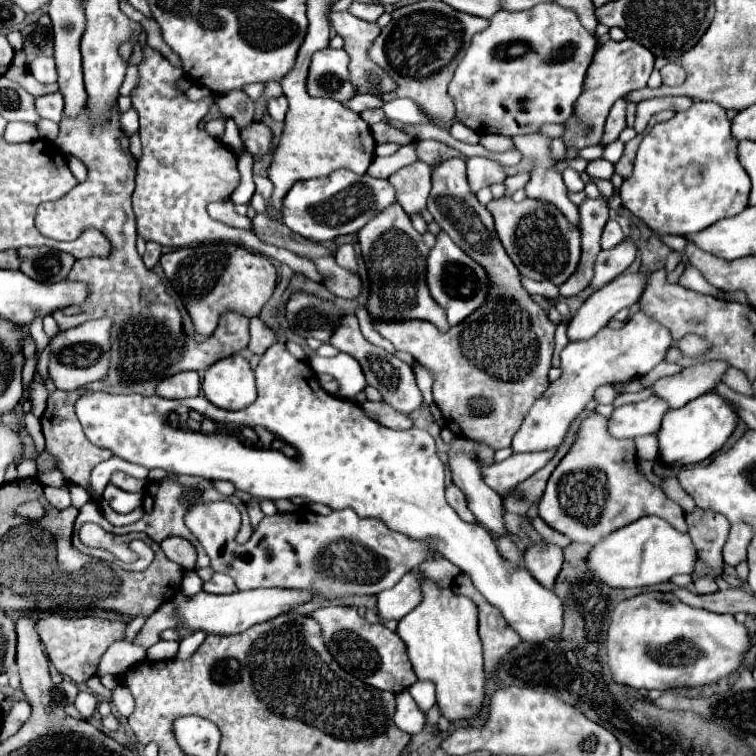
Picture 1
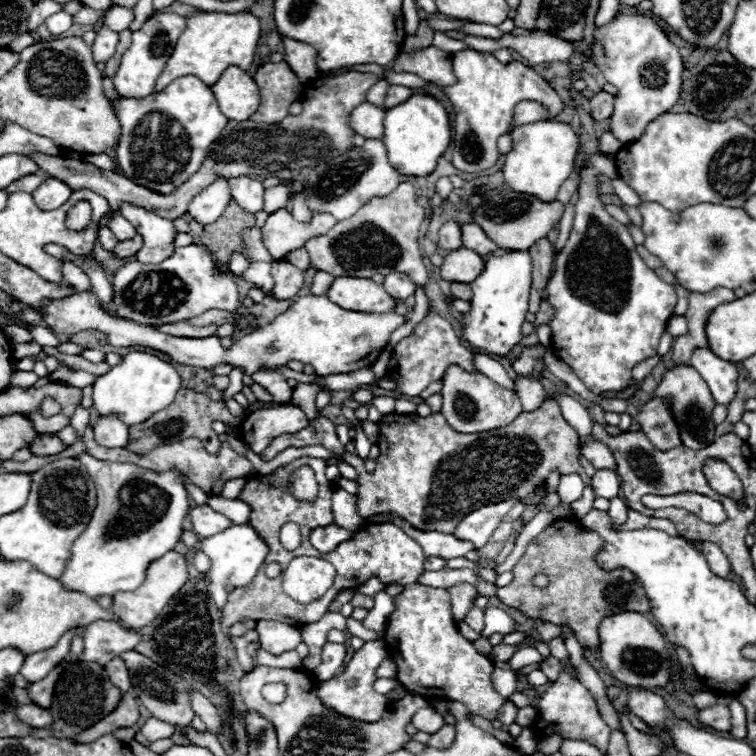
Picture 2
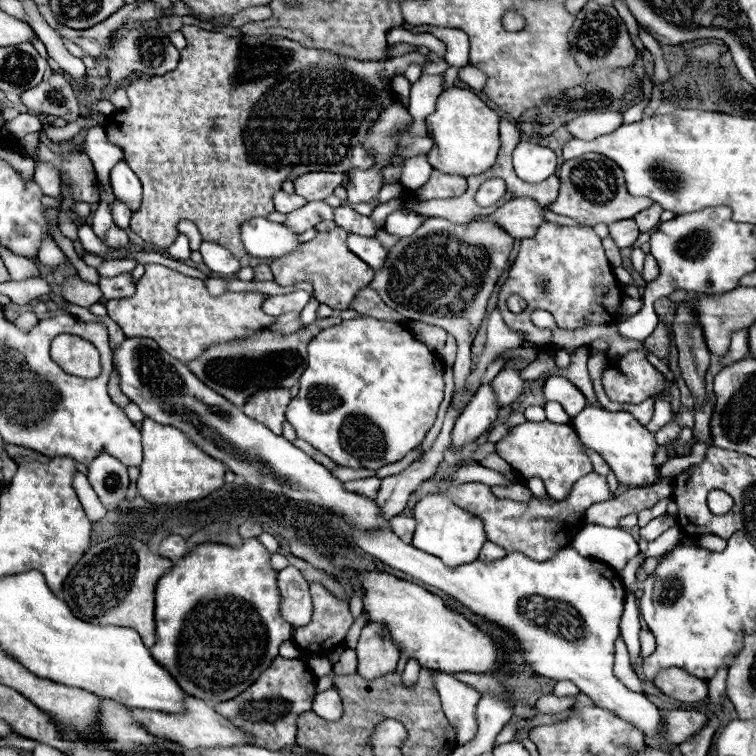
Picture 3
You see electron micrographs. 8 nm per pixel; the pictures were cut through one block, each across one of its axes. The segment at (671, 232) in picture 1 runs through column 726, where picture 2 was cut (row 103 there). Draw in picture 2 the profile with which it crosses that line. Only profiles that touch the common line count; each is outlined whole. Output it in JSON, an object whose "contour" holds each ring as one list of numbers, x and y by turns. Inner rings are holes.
{"contour":[[194,76,176,78,162,92,140,100,118,98,116,116,122,124,120,142,116,144,116,164,120,172,138,186,158,194,172,194,202,166,208,146,228,122,212,90],[188,150,190,156,186,160]]}

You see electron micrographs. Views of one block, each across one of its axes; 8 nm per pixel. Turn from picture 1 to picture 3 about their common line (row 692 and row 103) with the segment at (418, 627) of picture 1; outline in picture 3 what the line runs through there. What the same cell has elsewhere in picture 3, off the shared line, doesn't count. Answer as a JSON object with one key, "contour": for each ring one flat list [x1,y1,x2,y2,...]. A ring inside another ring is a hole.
{"contour":[[448,88,438,96,434,114,426,116,428,134,434,140,434,148,428,154,428,162,434,170,444,174,454,174,468,178,472,174,482,174,492,168,500,150,498,138,500,116,490,110,476,94,462,88]]}

